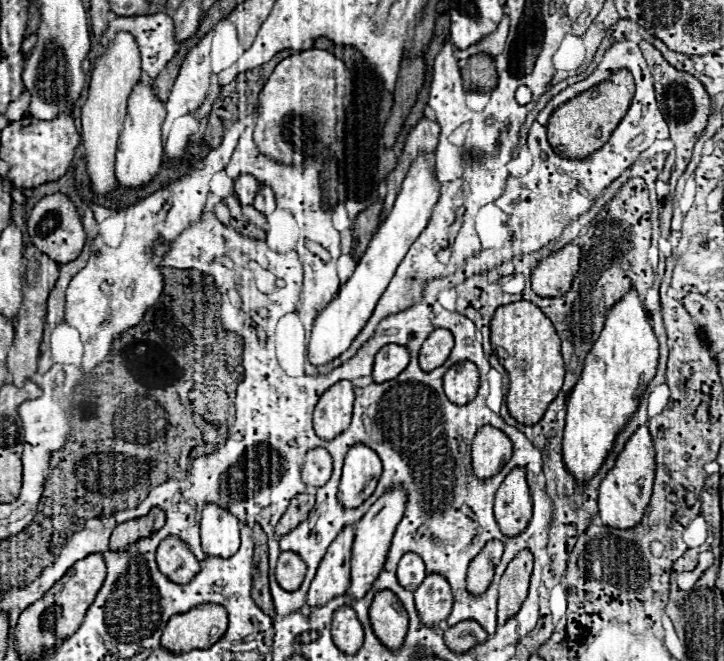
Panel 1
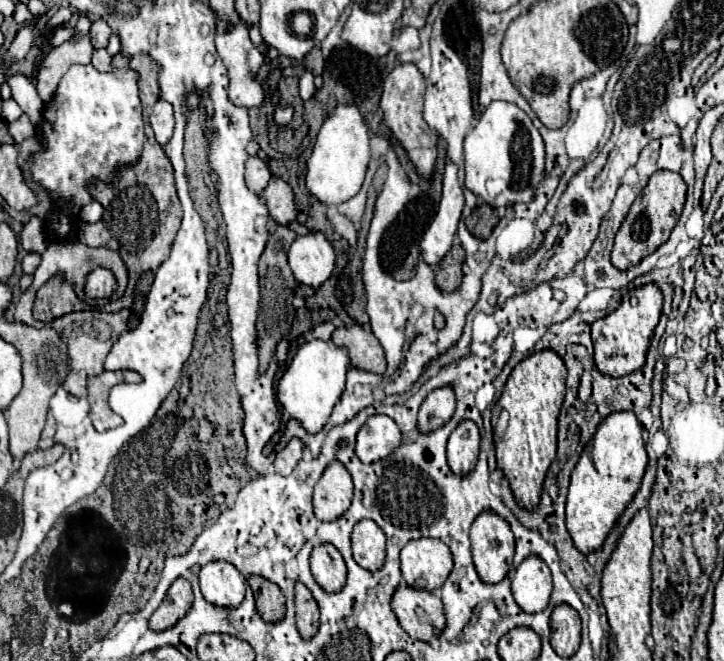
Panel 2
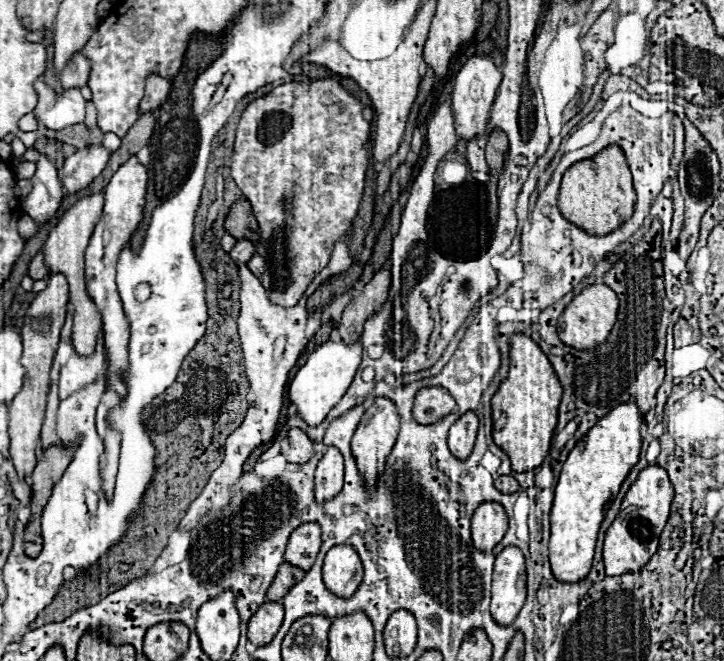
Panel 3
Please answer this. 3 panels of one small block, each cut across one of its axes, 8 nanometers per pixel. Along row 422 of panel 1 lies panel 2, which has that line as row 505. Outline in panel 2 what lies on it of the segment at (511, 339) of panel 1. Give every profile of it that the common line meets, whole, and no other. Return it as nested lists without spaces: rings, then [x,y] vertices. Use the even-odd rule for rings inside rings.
[[[540,350],[524,358],[510,372],[502,396],[494,404],[492,424],[496,424],[502,410],[508,410],[510,422],[502,438],[494,436],[496,460],[504,470],[510,488],[520,506],[534,510],[540,500],[544,476],[556,456],[556,422],[564,402],[566,366],[554,350]]]

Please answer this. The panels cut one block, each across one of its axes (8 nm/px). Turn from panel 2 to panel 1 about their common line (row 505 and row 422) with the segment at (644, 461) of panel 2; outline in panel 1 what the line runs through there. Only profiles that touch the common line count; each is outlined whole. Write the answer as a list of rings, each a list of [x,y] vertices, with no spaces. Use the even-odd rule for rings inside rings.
[[[630,290],[612,306],[604,330],[586,356],[582,376],[568,398],[566,428],[562,440],[562,458],[566,470],[578,484],[586,484],[600,472],[618,432],[628,424],[640,406],[642,392],[656,376],[658,340],[652,332],[650,318],[640,304],[638,292]]]

